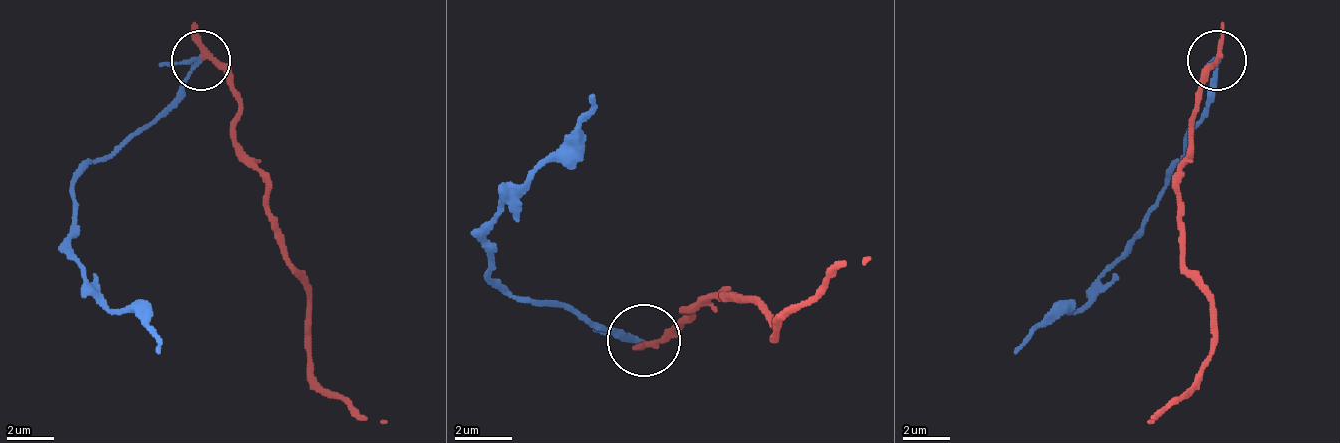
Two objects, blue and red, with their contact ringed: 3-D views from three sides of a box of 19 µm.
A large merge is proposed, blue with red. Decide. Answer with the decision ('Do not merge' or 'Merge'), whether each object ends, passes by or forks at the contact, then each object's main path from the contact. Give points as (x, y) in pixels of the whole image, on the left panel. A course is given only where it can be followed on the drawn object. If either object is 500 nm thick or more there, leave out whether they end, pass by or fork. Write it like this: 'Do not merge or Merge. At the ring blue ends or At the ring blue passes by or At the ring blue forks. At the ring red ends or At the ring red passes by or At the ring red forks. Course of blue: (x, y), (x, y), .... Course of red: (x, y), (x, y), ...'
Do not merge. At the ring blue passes by. At the ring red passes by. Course of blue: (199, 59), (181, 88), (74, 183), (68, 242), (86, 290), (104, 307), (128, 307), (157, 337), (157, 355). Course of red: (199, 59), (228, 82), (240, 106), (234, 153), (264, 183), (305, 302), (305, 361), (365, 420), (388, 420)

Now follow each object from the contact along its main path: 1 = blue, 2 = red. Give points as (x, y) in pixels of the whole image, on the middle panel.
1: (642, 342), (620, 342), (490, 277), (483, 241), (505, 198), (591, 112), (591, 97)
2: (642, 342), (692, 313), (685, 313), (721, 292), (750, 299), (771, 335), (843, 263), (872, 256)

